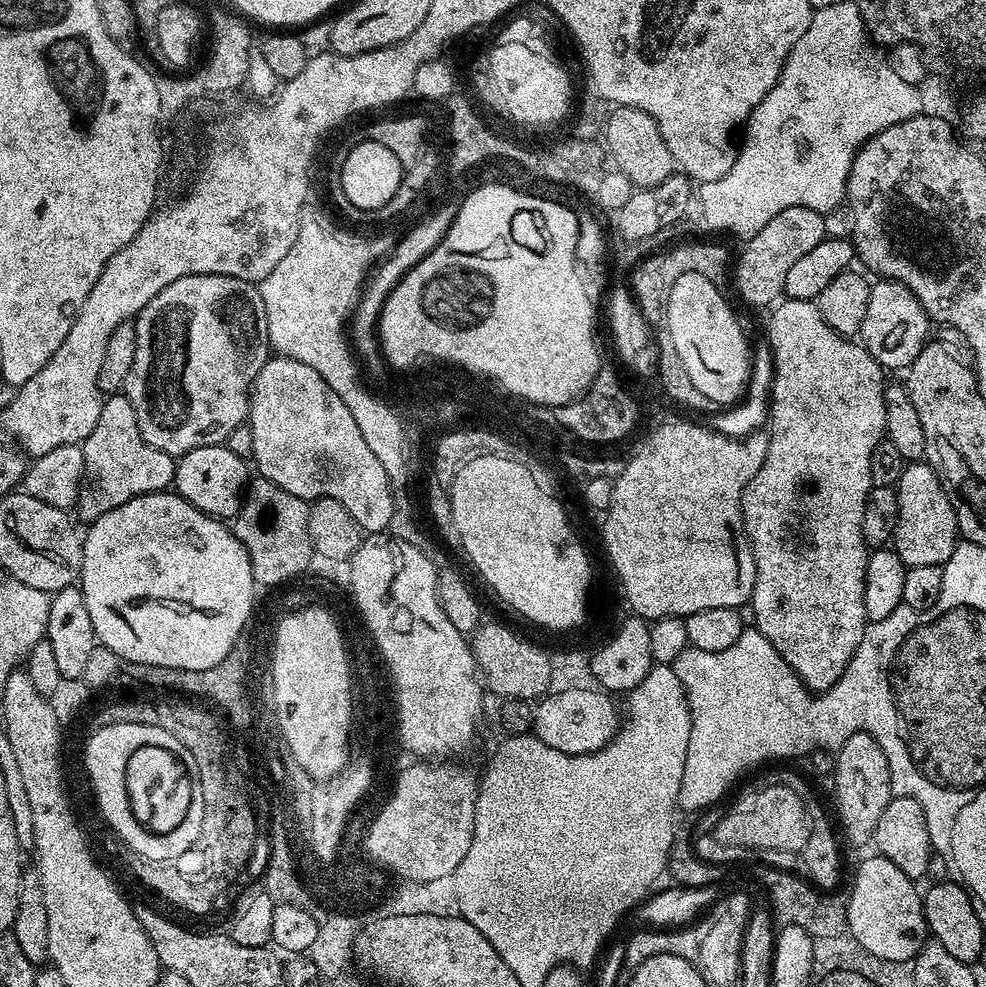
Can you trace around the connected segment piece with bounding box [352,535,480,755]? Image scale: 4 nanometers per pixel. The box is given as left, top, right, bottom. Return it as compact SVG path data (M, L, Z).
M394 535L389 540L369 540L368 544L361 545L359 554L356 554L352 578L355 583L356 595L358 595L360 600L360 606L364 610L362 616L367 617L368 623L372 626L372 631L376 633L376 637L379 637L380 645L383 645L384 654L388 656L389 661L384 668L387 674L392 675L392 684L396 687L396 710L394 712L396 716L403 720L400 727L405 744L408 744L409 748L415 748L417 752L443 755L448 752L460 751L460 748L464 748L464 745L468 744L469 737L472 736L473 724L476 723L476 715L480 707L479 689L476 687L475 680L473 680L478 669L476 667L476 659L474 658L465 633L459 632L454 626L454 622L450 622L450 618L446 618L446 610L442 610L440 595L436 589L438 568L432 565L431 558L423 552L424 550L421 545L399 540Z

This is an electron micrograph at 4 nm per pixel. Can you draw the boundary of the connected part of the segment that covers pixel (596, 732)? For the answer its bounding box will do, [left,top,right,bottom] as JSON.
[534,688,622,756]

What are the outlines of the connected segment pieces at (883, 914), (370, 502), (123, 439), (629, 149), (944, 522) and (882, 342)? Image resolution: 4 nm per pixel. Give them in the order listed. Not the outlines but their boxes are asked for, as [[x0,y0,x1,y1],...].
[[846,854,929,962],[250,354,394,528],[74,394,176,522],[602,107,674,189],[894,462,958,568],[858,279,930,370]]

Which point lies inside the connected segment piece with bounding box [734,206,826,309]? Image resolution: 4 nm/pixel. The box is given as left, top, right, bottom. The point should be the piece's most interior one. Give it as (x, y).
(760, 272)

